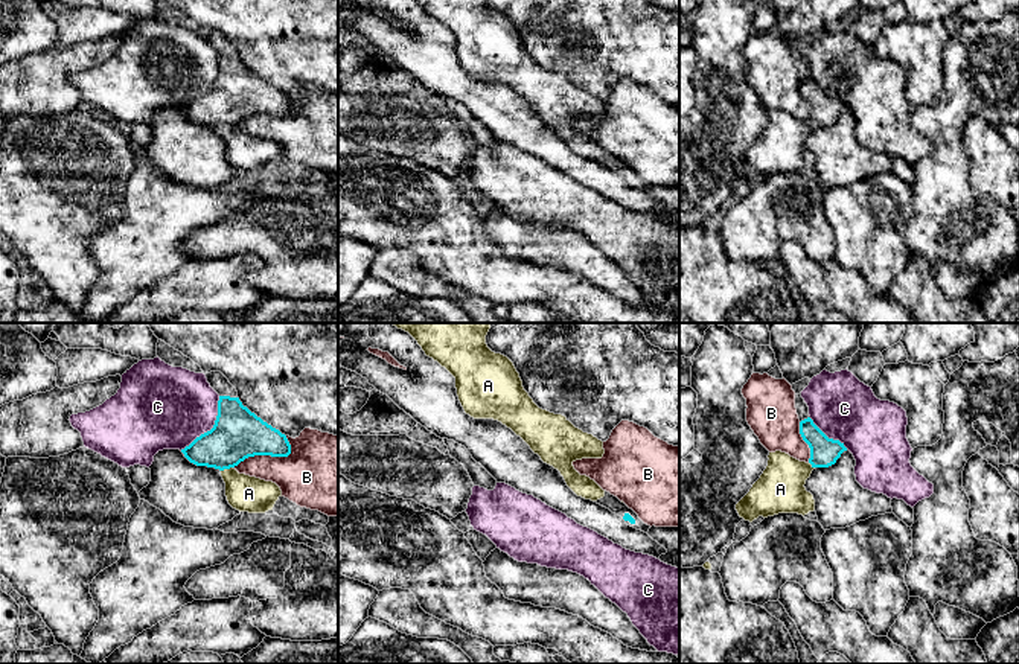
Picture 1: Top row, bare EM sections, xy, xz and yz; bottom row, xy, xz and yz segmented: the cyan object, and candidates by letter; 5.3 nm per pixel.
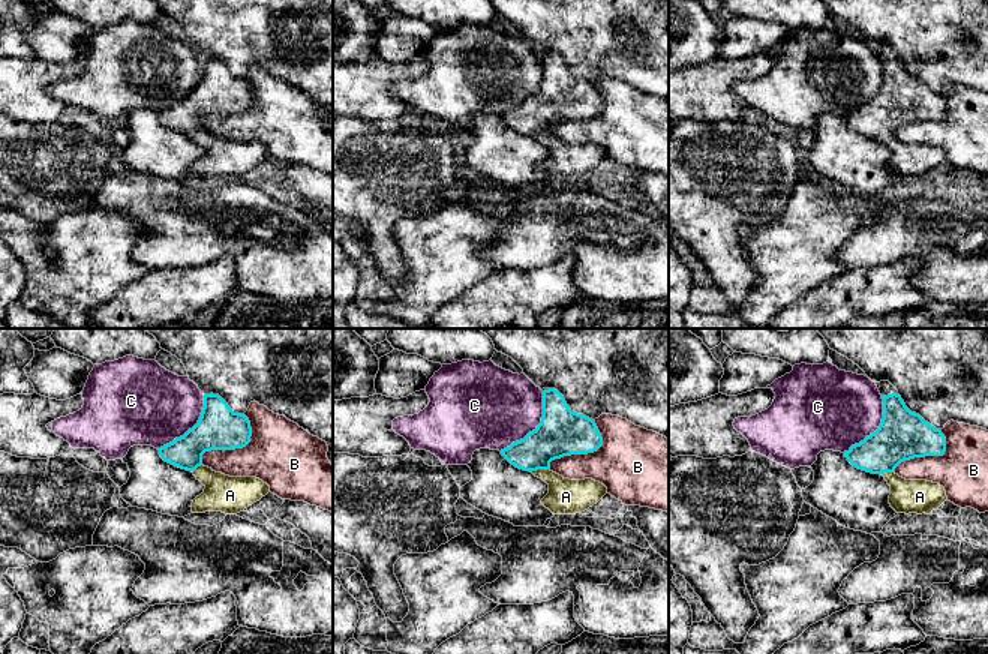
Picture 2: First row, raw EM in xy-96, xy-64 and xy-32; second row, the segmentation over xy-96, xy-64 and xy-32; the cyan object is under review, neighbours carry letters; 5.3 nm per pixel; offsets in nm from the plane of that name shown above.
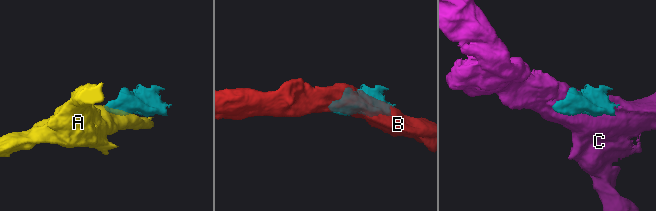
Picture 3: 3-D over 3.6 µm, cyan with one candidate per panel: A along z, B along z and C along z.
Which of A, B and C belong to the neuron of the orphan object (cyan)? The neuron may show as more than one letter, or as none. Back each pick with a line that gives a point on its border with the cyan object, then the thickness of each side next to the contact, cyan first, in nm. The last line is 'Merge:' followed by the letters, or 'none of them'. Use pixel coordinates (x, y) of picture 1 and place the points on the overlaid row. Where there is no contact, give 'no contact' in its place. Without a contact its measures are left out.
A: meets cyan in xy at (226, 468); 260 nm thick on the cyan side, 190 nm on the other
Merge: A

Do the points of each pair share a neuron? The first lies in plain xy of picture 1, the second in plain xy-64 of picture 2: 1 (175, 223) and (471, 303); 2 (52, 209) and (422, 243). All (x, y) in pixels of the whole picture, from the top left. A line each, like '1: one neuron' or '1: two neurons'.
1: two neurons
2: two neurons

